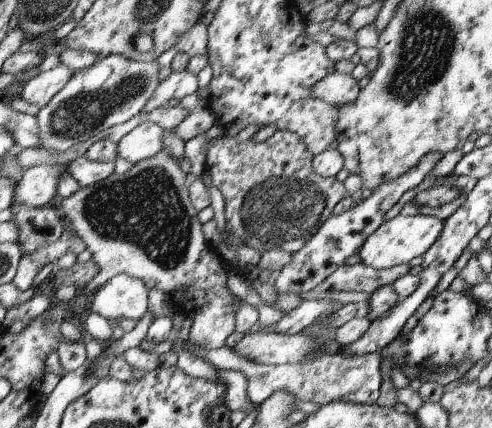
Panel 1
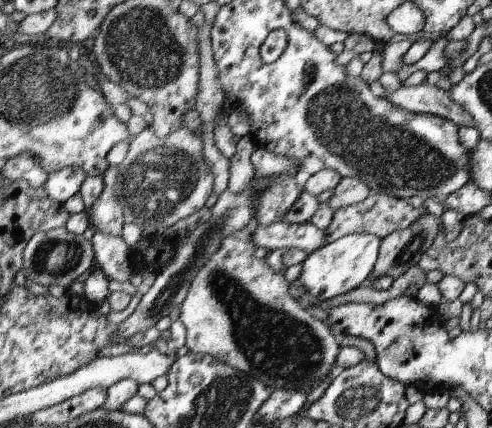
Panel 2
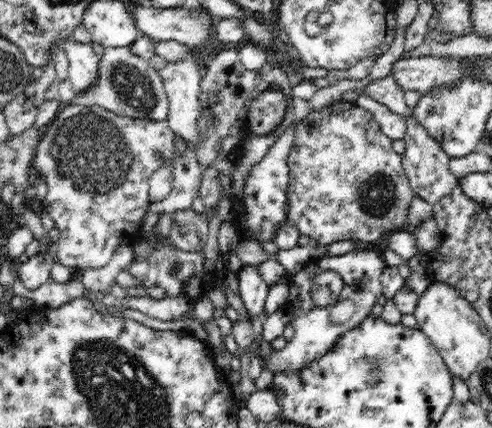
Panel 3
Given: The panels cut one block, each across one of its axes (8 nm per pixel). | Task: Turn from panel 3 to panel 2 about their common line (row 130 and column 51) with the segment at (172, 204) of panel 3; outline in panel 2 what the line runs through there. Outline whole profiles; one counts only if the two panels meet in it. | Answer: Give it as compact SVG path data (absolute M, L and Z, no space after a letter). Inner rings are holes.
M63 168L59 172L49 174L43 188L51 200L63 204L65 200L69 200L81 190L81 184L85 182L85 178L87 174L81 168Z

